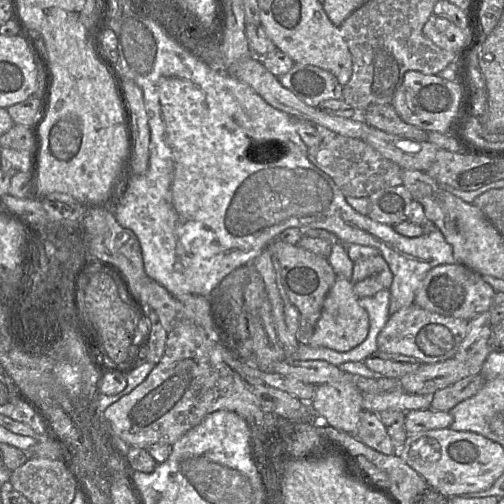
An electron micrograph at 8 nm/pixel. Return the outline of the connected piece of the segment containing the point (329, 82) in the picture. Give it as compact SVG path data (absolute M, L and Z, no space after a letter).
M295 63L284 75L278 77L282 86L312 107L330 99L342 99L343 86L337 77L322 68Z

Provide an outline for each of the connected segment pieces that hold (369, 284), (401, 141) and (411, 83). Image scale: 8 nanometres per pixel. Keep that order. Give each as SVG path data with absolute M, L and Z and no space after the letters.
M381 254L353 263L351 284L358 299L375 295L378 291L389 290L393 275Z
M369 127L362 140L402 169L423 172L429 169L437 151L442 149L428 140L417 141L375 127Z
M419 71L405 72L403 82L397 89L391 105L401 119L425 131L448 134L449 123L463 102L463 92L457 81L449 81L438 74L423 74Z

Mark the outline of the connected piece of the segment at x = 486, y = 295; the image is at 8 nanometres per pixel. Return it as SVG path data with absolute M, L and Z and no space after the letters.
M460 263L444 264L428 271L415 292L413 302L427 311L470 321L478 314L490 310L494 295L493 288L476 271Z

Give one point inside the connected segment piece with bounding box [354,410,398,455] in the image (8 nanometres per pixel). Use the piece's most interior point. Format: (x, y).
(371, 431)

